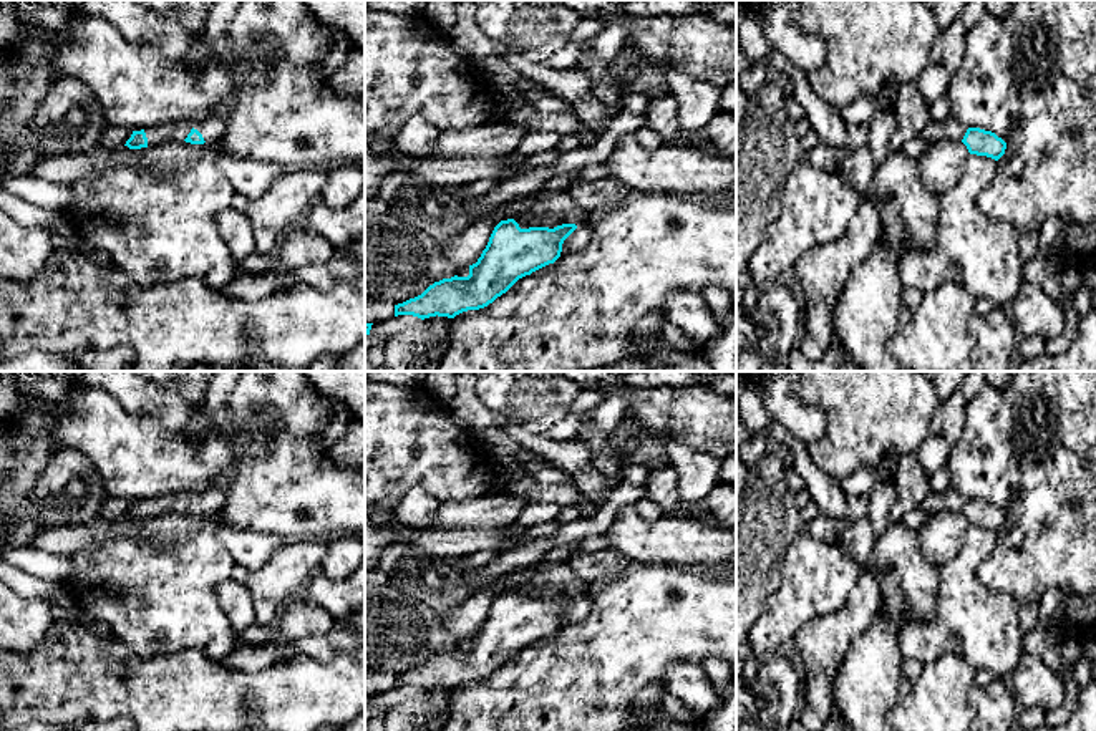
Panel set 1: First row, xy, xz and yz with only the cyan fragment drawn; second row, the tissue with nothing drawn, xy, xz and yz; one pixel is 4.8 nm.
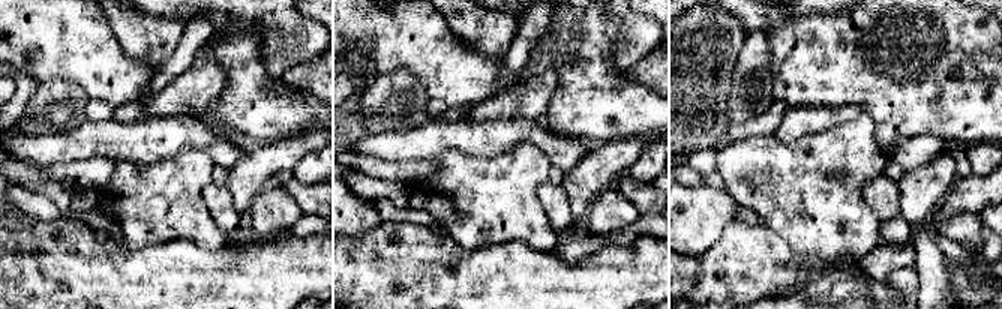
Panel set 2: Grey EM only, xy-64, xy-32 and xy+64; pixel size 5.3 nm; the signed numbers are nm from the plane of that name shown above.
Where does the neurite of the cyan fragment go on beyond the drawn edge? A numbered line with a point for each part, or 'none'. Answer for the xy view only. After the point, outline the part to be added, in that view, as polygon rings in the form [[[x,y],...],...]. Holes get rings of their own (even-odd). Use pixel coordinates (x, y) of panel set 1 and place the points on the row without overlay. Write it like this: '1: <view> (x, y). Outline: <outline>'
1: xy (213, 499). Outline: [[[214,484],[197,494],[182,491],[144,499],[144,504],[148,509],[148,517],[158,517],[164,512],[184,512],[192,499],[202,506],[206,514],[221,516],[227,501],[226,487],[224,484]]]

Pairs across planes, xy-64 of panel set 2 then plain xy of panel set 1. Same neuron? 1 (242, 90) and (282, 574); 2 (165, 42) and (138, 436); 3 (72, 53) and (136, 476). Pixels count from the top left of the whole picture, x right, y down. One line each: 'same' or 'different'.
1: different
2: different
3: same

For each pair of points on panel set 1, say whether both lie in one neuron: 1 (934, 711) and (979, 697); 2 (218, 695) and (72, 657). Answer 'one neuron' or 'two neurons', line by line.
1: two neurons
2: one neuron

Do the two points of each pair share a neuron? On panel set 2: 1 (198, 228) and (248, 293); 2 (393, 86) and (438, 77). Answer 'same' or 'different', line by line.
1: different
2: different

